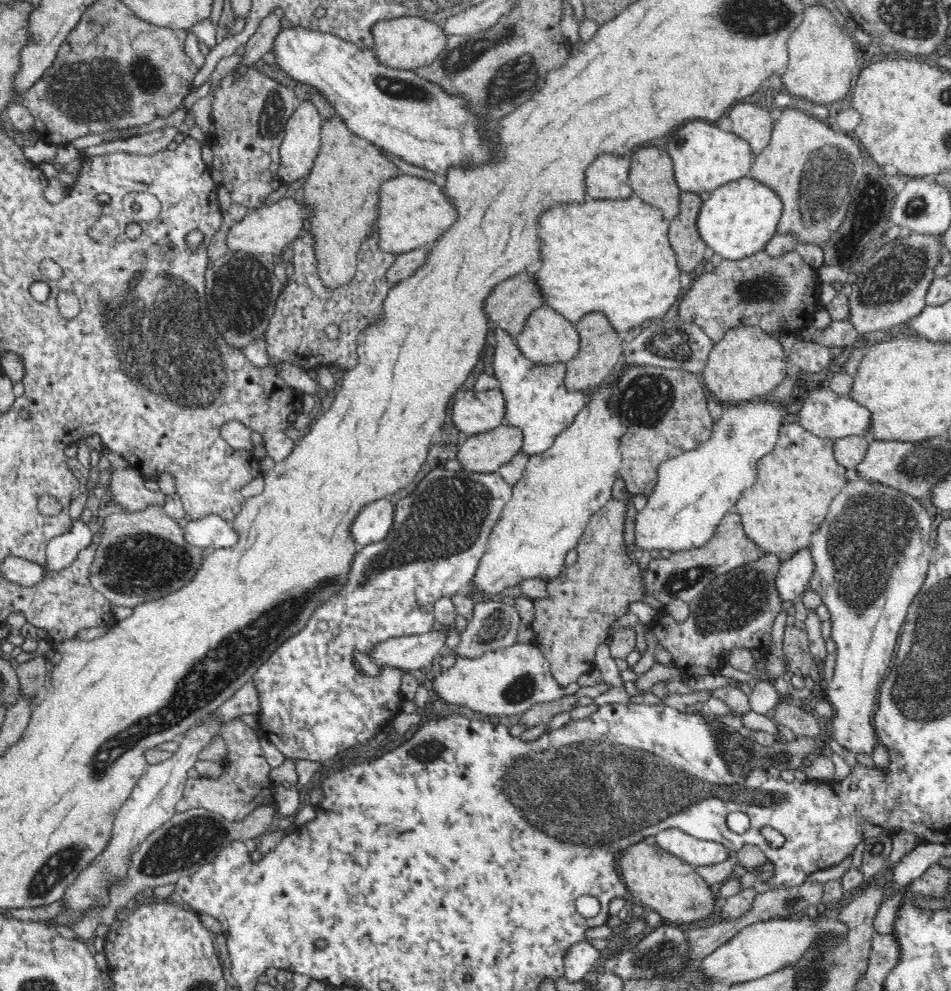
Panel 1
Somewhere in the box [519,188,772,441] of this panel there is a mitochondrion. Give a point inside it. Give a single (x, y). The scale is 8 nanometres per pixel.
(646, 401)

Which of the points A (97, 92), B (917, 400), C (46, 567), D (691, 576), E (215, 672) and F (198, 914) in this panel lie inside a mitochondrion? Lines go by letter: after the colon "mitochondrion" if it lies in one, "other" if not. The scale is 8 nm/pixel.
A: mitochondrion
B: other
C: other
D: mitochondrion
E: mitochondrion
F: other

